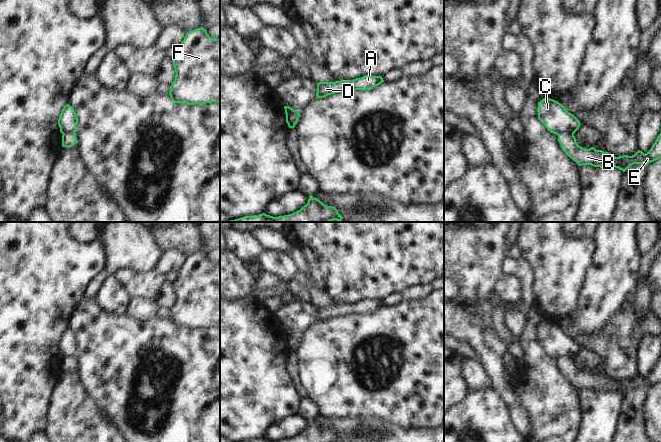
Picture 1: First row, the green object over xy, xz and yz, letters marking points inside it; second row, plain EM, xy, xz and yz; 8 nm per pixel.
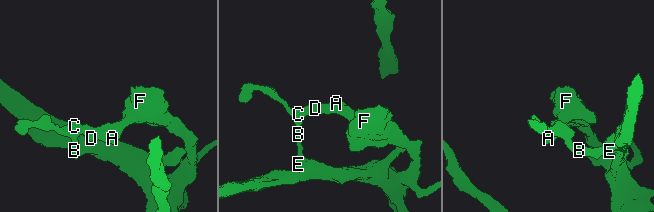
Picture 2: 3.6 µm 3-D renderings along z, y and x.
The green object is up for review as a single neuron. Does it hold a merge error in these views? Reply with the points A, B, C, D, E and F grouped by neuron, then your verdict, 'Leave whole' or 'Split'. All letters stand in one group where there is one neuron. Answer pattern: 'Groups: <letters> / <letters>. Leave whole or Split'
Groups: A C D F / B E. Split

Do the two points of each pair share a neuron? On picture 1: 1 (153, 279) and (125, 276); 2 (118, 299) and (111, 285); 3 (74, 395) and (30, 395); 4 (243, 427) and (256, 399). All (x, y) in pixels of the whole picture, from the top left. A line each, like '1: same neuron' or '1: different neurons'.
1: same neuron
2: same neuron
3: different neurons
4: same neuron

